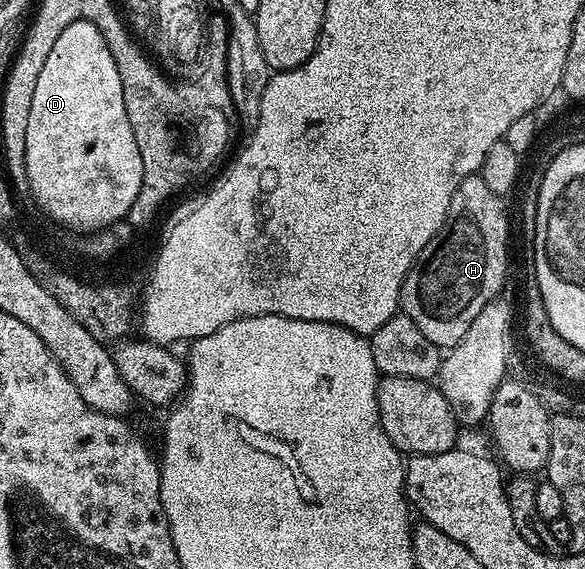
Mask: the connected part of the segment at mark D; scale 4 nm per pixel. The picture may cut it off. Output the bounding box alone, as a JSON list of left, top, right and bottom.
[24,20,143,233]

